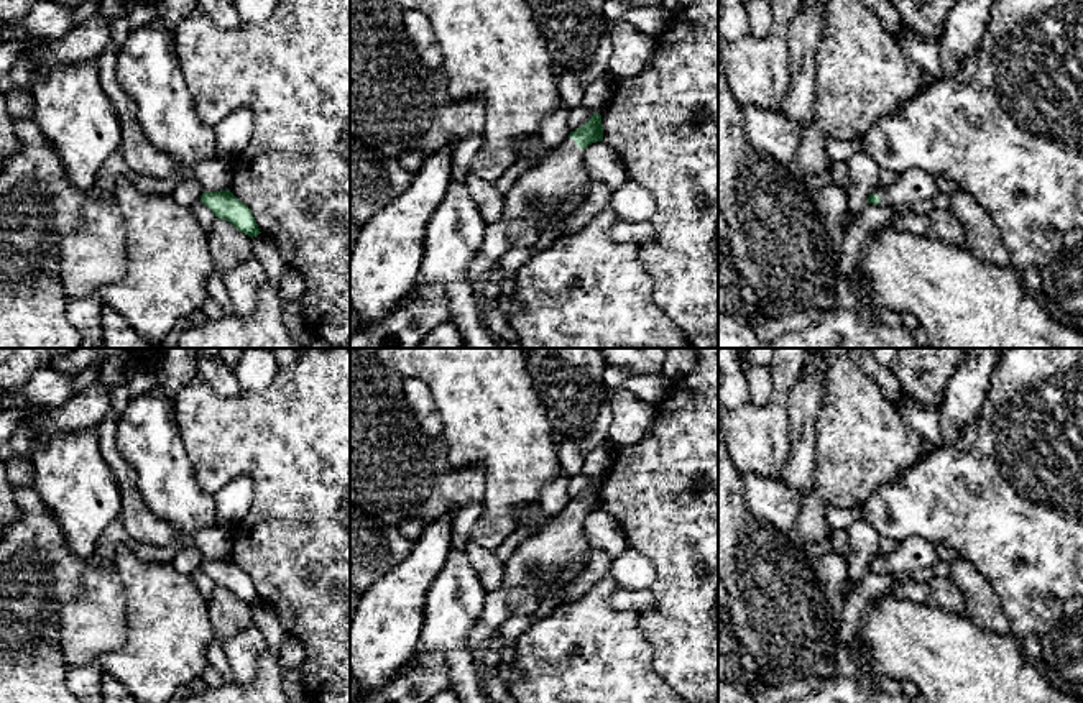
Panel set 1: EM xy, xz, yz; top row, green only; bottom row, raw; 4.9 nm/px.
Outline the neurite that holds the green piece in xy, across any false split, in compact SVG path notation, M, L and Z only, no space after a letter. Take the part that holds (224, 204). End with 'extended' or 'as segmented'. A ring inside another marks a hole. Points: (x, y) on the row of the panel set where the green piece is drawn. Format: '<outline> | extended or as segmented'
M230 191L204 192L200 202L207 205L217 218L227 220L242 233L251 238L261 233L248 205L238 200Z | as segmented

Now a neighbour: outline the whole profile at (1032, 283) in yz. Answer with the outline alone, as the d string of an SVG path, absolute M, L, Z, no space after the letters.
M1027 268L1021 274L1021 278L1022 278L1025 292L1040 297L1040 292L1042 292L1040 269L1039 268Z

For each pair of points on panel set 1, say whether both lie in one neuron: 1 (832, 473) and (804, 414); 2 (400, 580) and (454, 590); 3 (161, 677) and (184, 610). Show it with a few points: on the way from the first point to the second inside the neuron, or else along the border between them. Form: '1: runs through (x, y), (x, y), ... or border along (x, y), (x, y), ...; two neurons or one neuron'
1: border along (824, 401), (817, 416), (815, 478); two neurons
2: border along (449, 551), (429, 587), (421, 623); two neurons
3: runs through (161, 661), (168, 626); one neuron

